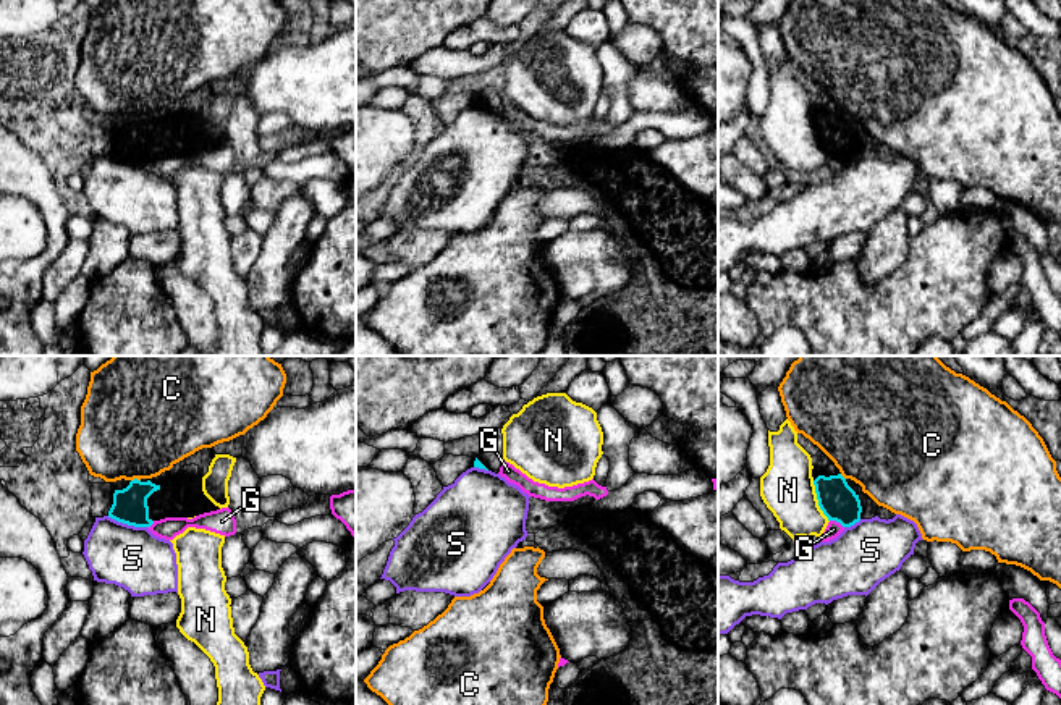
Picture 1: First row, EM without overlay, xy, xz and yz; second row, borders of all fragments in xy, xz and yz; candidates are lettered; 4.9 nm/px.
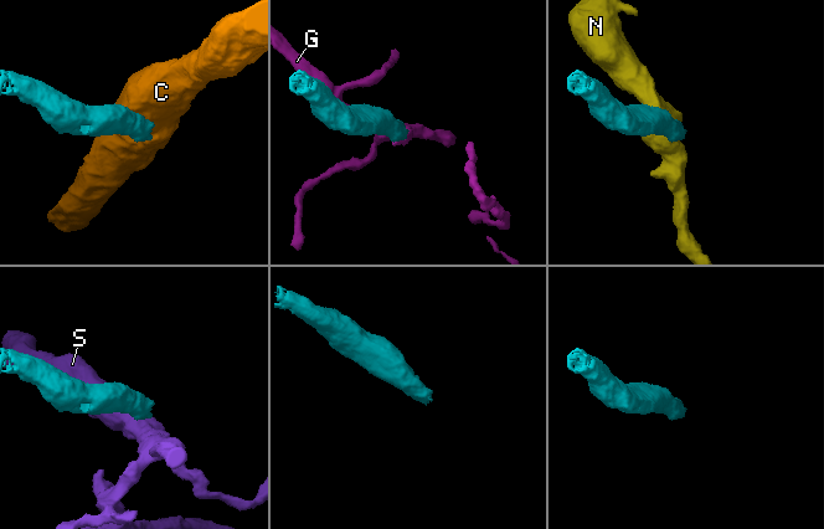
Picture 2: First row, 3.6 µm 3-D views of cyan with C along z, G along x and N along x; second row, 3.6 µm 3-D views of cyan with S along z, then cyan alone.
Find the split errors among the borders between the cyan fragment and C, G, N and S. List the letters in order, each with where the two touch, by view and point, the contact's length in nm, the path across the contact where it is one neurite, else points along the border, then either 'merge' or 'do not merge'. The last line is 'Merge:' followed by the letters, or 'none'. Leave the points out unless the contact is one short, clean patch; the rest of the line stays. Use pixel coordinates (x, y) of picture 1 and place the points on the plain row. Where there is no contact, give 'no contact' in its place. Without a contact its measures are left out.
C: contact xy (135, 117); length 50 nm; border xy (139, 117), (131, 118); do not merge
G: contact yz (836, 159); length 80 nm; border yz (830, 157), (835, 157), (843, 165); do not merge
N: contact yz (819, 139); length 220 nm; border yz (812, 118), (817, 143), (828, 159); do not merge
S: contact xy (126, 160); length 200 nm; border xy (107, 154), (146, 165); do not merge
Merge: none

